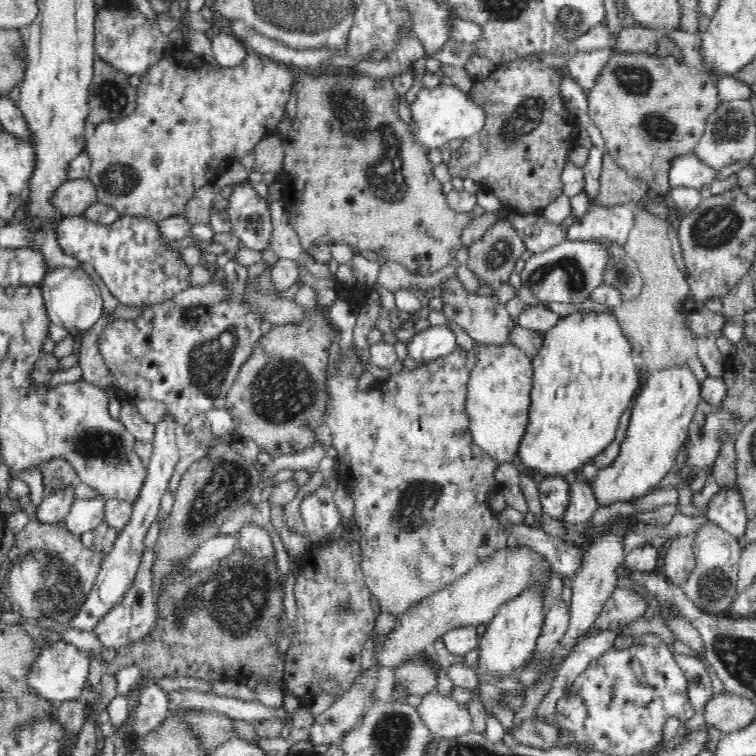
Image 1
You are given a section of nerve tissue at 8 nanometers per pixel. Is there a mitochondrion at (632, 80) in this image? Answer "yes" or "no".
yes

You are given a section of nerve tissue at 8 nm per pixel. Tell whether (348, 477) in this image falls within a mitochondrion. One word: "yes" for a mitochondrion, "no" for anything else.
no

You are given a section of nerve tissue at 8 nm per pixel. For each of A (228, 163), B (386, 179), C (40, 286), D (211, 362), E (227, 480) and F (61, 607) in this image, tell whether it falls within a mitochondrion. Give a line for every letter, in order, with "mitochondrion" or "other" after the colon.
A: other
B: mitochondrion
C: other
D: mitochondrion
E: mitochondrion
F: mitochondrion

